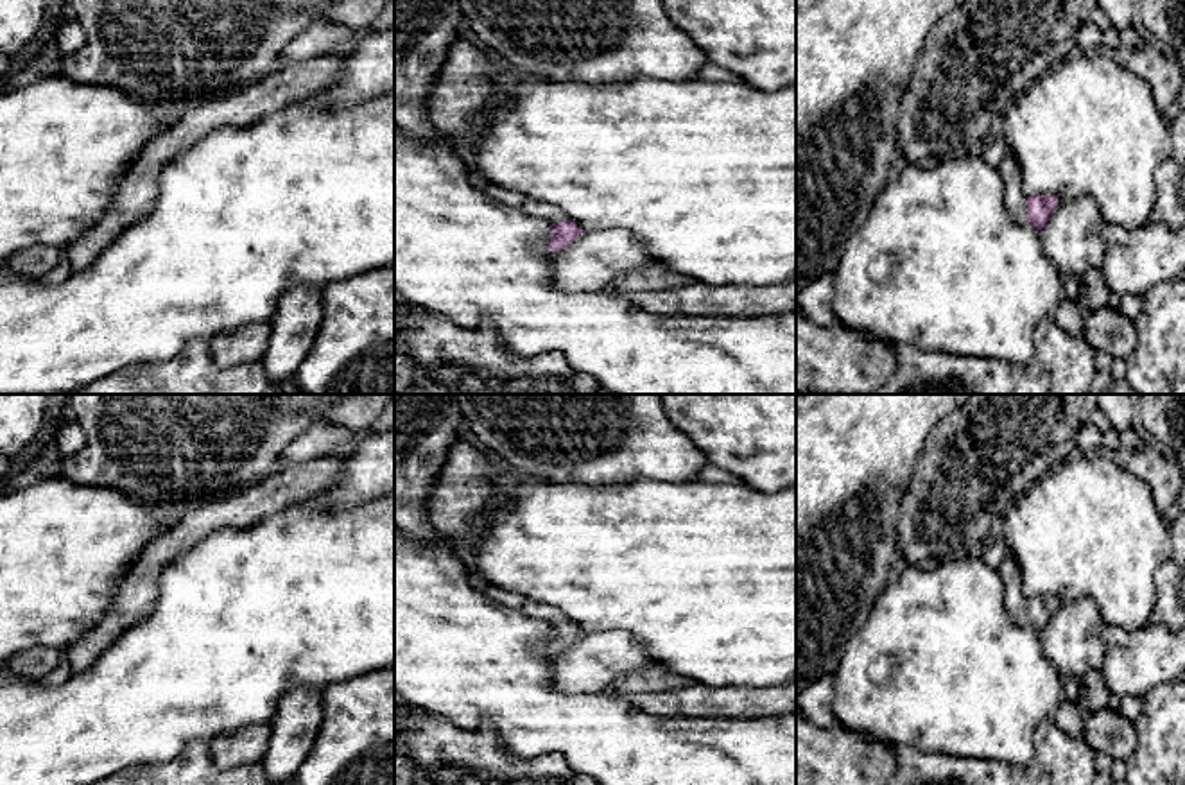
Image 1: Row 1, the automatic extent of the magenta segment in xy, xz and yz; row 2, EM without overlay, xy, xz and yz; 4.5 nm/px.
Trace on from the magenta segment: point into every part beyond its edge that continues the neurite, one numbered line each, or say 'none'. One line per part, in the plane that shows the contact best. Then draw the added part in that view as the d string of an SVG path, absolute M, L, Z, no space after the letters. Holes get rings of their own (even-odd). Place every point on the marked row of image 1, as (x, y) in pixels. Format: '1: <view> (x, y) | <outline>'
1: yz (1015, 201) | M1009 147L999 165L999 172L1004 181L1004 204L1008 213L1018 222L1027 222L1027 199L1020 188L1022 170Z

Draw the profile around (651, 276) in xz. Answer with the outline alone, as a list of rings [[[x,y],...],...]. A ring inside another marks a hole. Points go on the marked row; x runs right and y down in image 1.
[[[645,263],[631,269],[627,274],[615,280],[613,287],[626,290],[665,290],[687,287],[694,283],[690,276],[683,276],[658,263]]]

